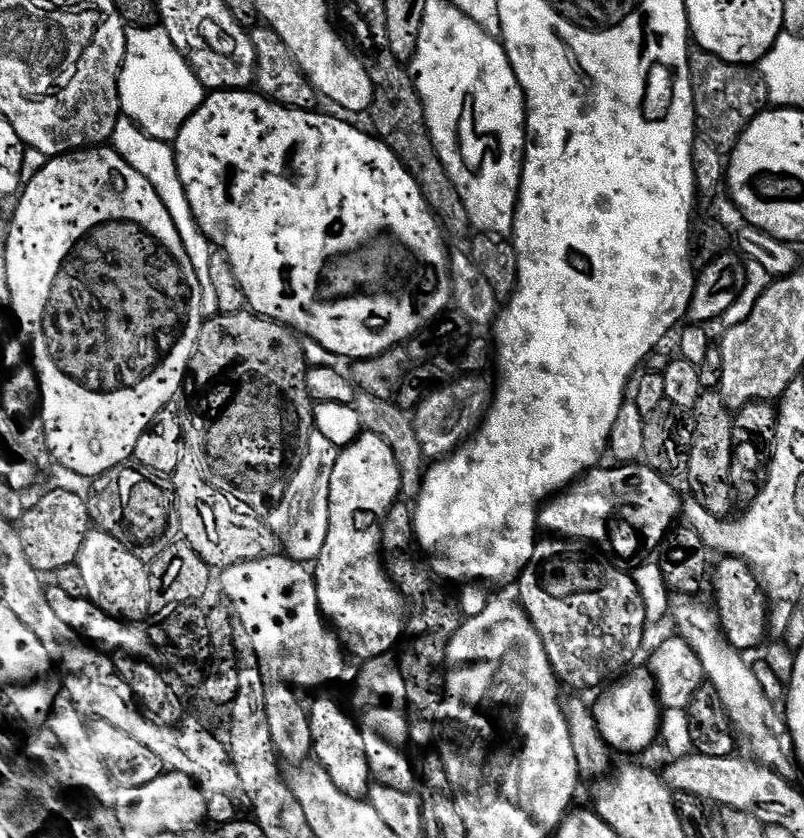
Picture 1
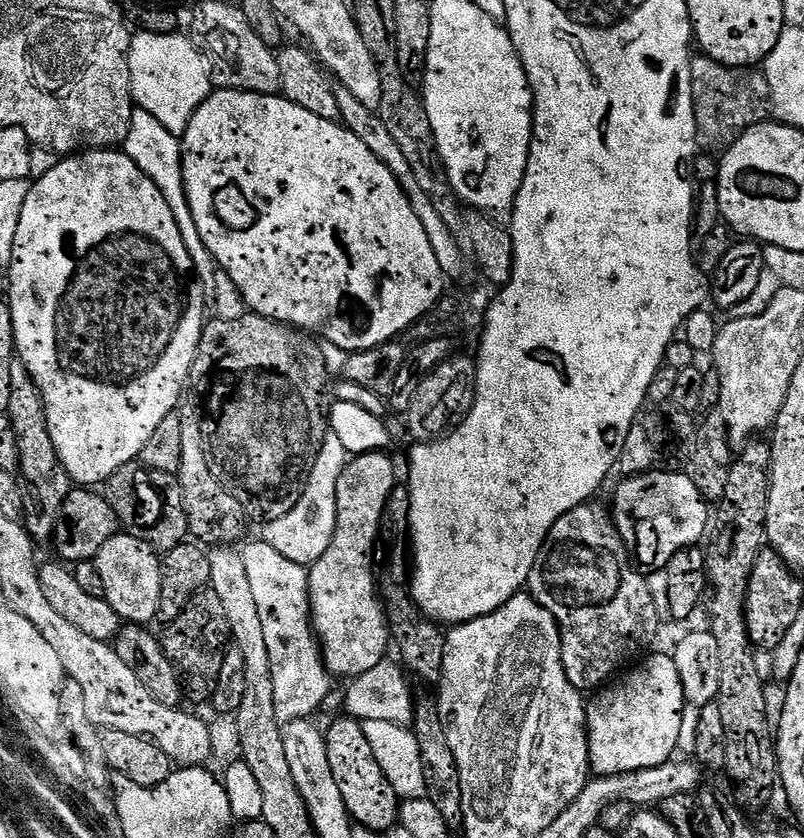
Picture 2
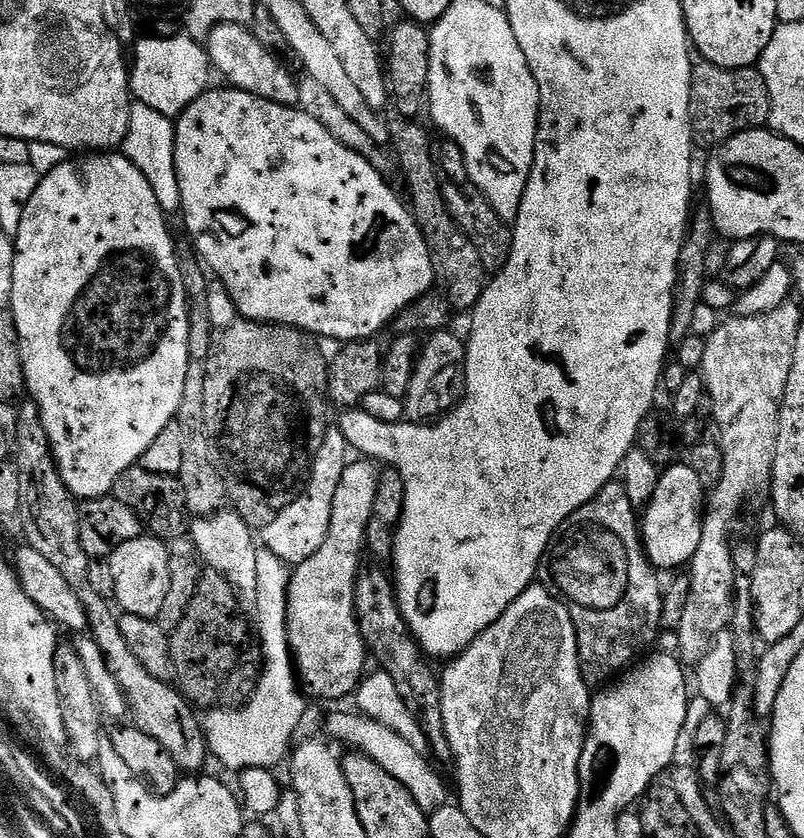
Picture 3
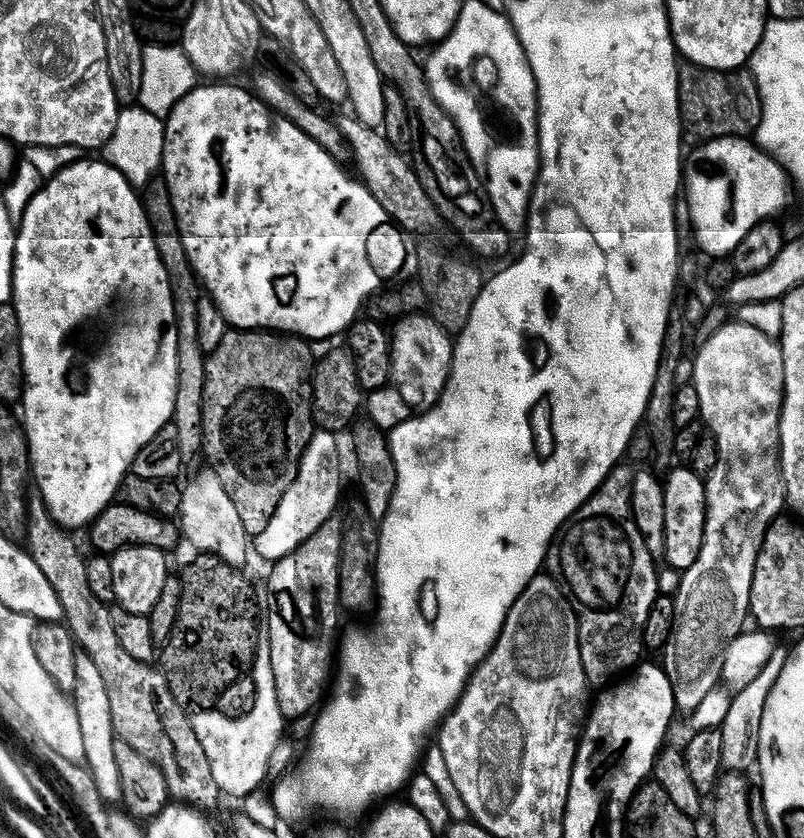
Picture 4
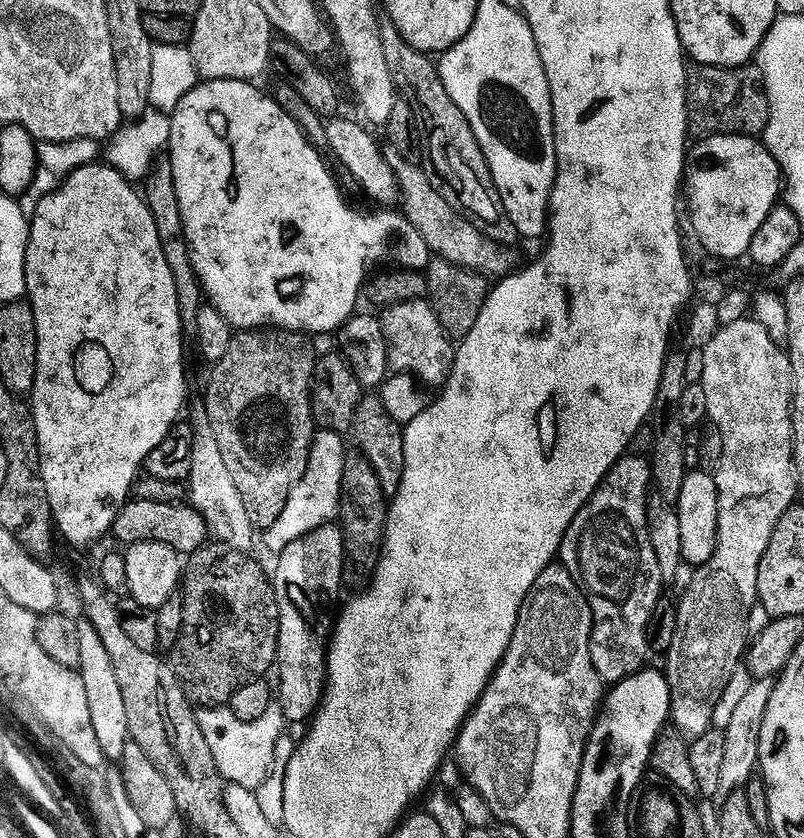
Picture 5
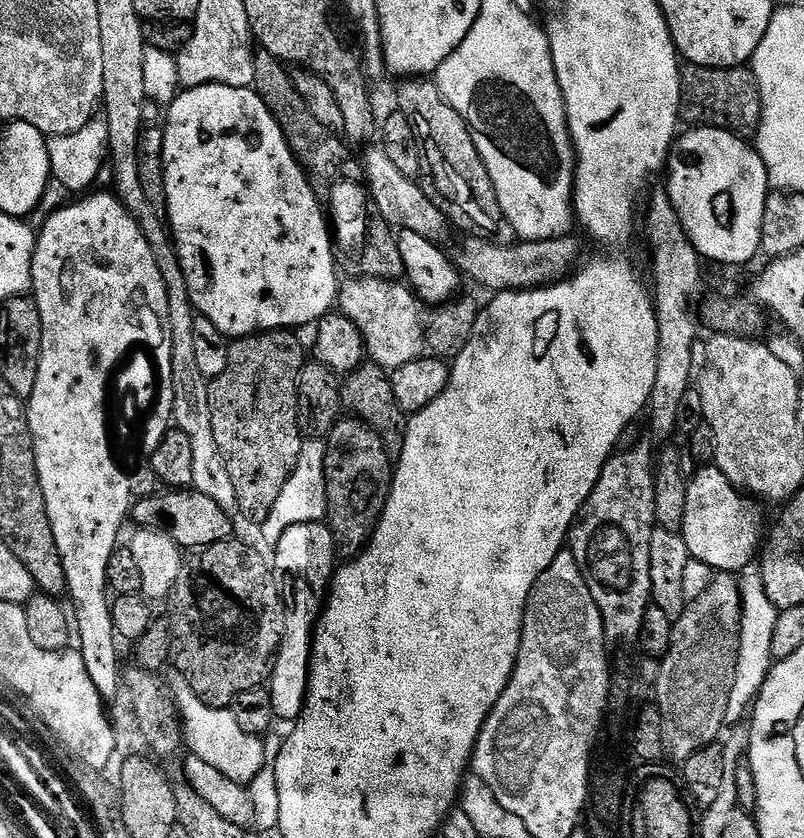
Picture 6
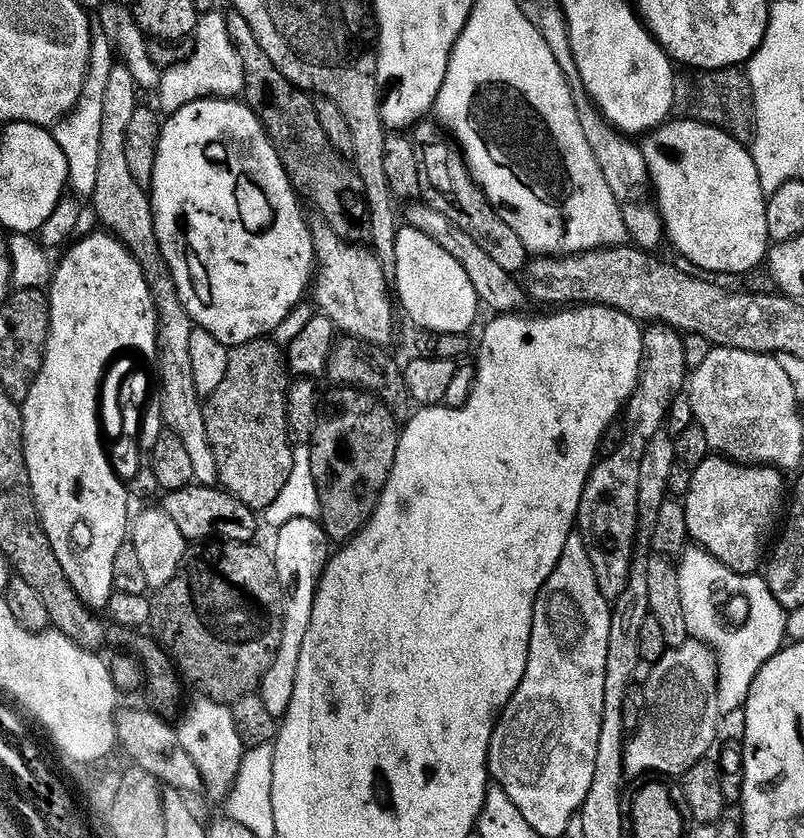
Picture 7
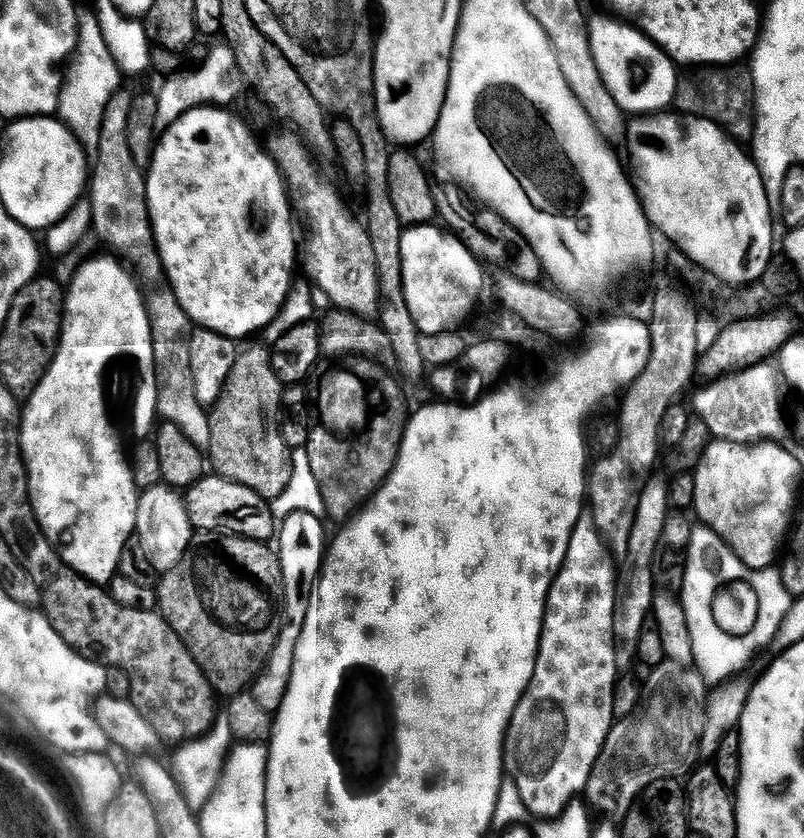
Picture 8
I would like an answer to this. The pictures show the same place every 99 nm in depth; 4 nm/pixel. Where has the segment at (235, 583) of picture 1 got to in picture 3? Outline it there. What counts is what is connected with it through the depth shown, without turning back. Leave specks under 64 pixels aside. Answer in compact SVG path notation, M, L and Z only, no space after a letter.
M267 550L257 551L256 557L258 558L258 590L256 591L256 606L254 615L256 615L256 628L254 624L254 632L260 635L260 652L264 655L264 669L261 667L258 672L258 679L256 681L256 692L252 696L252 701L248 703L245 708L239 710L212 710L207 713L208 717L203 717L202 731L205 740L208 741L208 750L213 757L216 756L228 768L236 768L235 770L243 770L245 768L267 768L269 770L275 769L276 763L280 759L289 755L290 749L293 747L294 741L297 739L296 731L300 728L300 723L304 720L304 700L301 689L298 687L297 677L294 675L294 661L292 659L292 650L288 647L288 577L290 575L289 565L285 564L283 560L279 560L274 553Z

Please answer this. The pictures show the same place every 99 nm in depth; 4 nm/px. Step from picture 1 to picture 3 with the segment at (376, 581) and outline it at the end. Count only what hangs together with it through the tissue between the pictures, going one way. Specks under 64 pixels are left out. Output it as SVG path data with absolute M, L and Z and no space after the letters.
M367 459L364 460L358 461L357 464L345 463L342 482L338 482L338 490L334 493L334 510L330 510L330 530L326 534L326 542L322 542L322 546L318 546L318 550L310 554L306 562L295 565L288 577L288 647L292 650L294 668L303 691L316 700L340 700L343 696L351 697L366 672L366 649L356 621L354 590L356 571L359 570L366 552L364 535L370 522L370 510L374 508L378 472L377 469L371 468L373 465Z

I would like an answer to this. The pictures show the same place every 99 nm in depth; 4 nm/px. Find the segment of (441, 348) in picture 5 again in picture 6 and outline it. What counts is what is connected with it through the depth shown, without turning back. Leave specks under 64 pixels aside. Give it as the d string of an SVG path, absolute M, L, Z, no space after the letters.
M361 276L359 278L348 278L340 285L338 297L339 311L343 312L350 322L359 330L362 337L363 347L370 355L371 363L383 370L391 370L398 366L406 366L406 362L414 362L421 359L426 352L426 320L420 316L421 301L418 299L411 287L404 282L392 280L379 280L373 276Z

